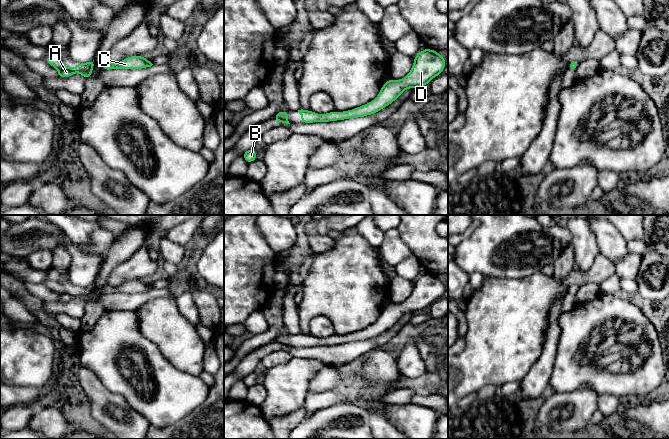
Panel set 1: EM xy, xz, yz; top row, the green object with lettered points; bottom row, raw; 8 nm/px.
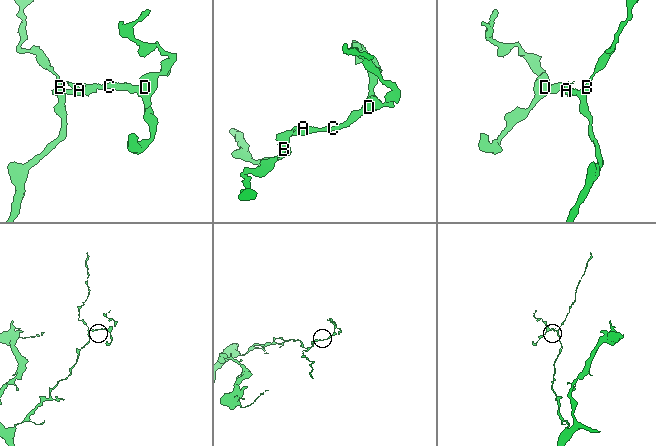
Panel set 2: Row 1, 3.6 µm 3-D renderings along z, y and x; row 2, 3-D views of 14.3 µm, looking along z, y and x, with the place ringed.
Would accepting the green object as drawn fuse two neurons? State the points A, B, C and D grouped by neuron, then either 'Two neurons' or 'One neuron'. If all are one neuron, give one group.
Groups: A B C D. One neuron

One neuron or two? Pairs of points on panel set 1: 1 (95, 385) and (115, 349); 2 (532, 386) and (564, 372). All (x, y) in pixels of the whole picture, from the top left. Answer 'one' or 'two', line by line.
1: two
2: two

